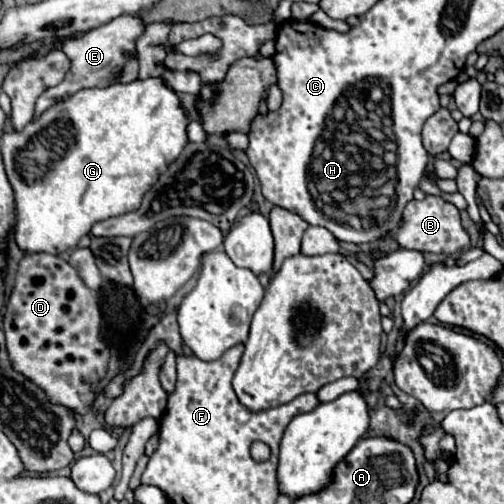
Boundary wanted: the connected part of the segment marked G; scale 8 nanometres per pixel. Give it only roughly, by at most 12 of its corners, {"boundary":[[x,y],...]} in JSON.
{"boundary":[[163,77],[3,133],[15,241],[57,255],[187,147]]}

